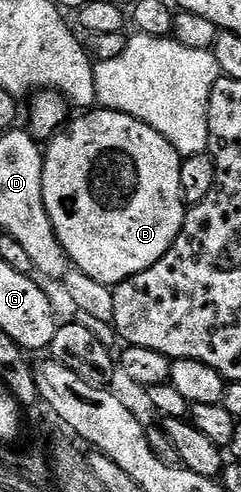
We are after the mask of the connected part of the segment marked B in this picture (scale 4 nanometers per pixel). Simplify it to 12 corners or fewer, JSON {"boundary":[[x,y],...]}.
{"boundary":[[98,107],[42,158],[71,266],[113,287],[180,235],[184,159]]}

